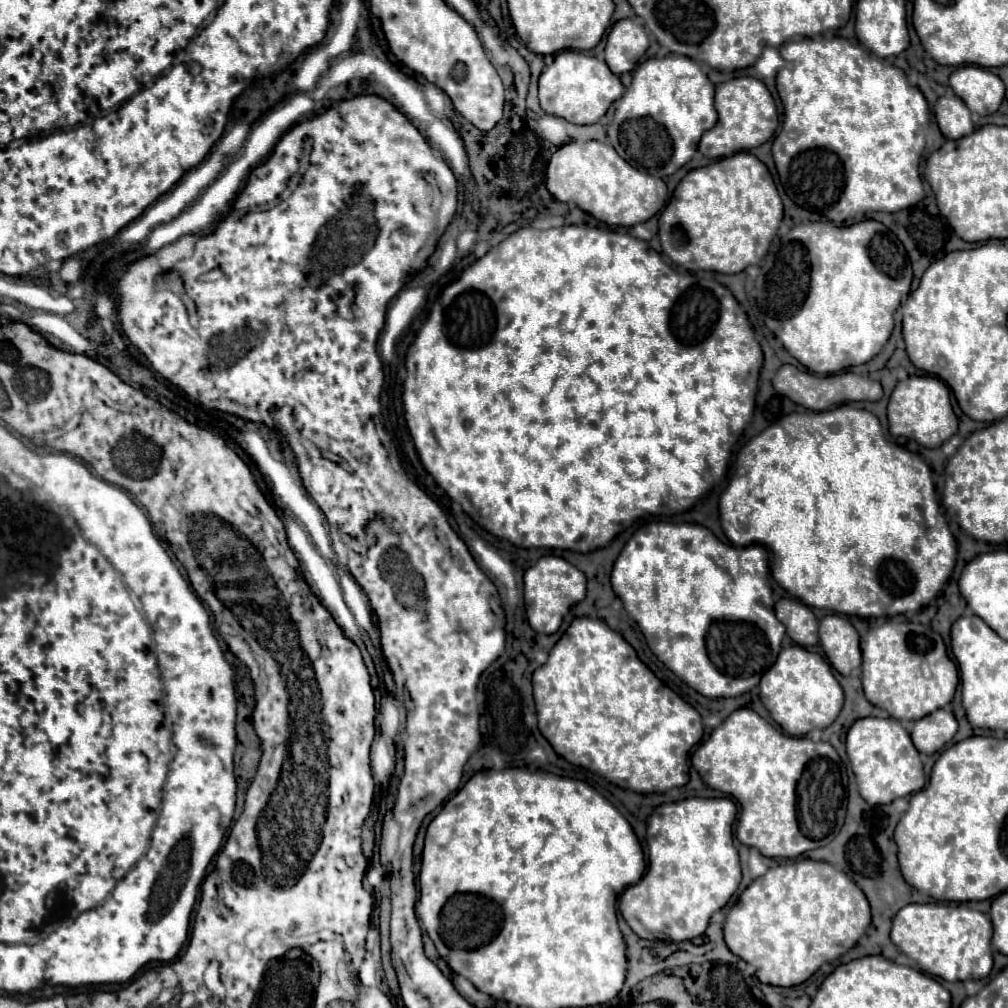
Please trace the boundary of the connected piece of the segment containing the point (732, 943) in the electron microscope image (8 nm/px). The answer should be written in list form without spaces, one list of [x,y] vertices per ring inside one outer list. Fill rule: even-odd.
[[[797,860],[793,864],[779,864],[767,874],[753,880],[753,884],[739,896],[725,920],[725,942],[733,954],[755,966],[755,976],[771,986],[797,986],[805,982],[821,964],[831,962],[851,950],[871,924],[871,910],[863,890],[845,874],[827,862]]]

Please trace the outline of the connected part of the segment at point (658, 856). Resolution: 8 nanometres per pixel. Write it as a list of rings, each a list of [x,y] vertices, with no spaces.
[[[687,798],[681,802],[661,804],[649,816],[647,846],[649,846],[649,870],[633,886],[629,886],[619,898],[619,912],[631,930],[643,940],[685,942],[701,936],[715,912],[719,912],[735,894],[741,882],[739,852],[733,846],[733,822],[737,814],[735,802],[729,798]]]

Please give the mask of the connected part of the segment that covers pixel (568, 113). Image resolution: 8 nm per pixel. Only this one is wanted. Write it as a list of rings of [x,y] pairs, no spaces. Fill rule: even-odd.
[[[565,50],[555,56],[553,64],[539,78],[539,100],[541,108],[549,114],[561,116],[571,124],[595,124],[599,122],[609,106],[623,96],[623,84],[619,76],[611,74],[603,60],[585,56],[577,50]]]

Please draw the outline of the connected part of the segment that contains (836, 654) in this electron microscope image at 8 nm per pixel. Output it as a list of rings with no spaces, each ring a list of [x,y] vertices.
[[[829,614],[819,624],[819,644],[827,654],[831,666],[843,674],[851,676],[861,666],[859,634],[853,624],[837,614]]]

